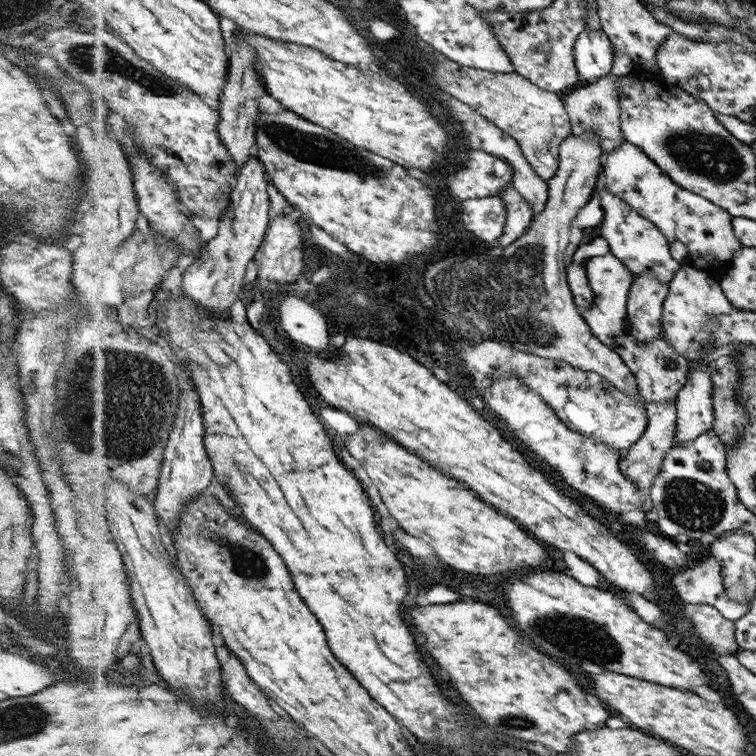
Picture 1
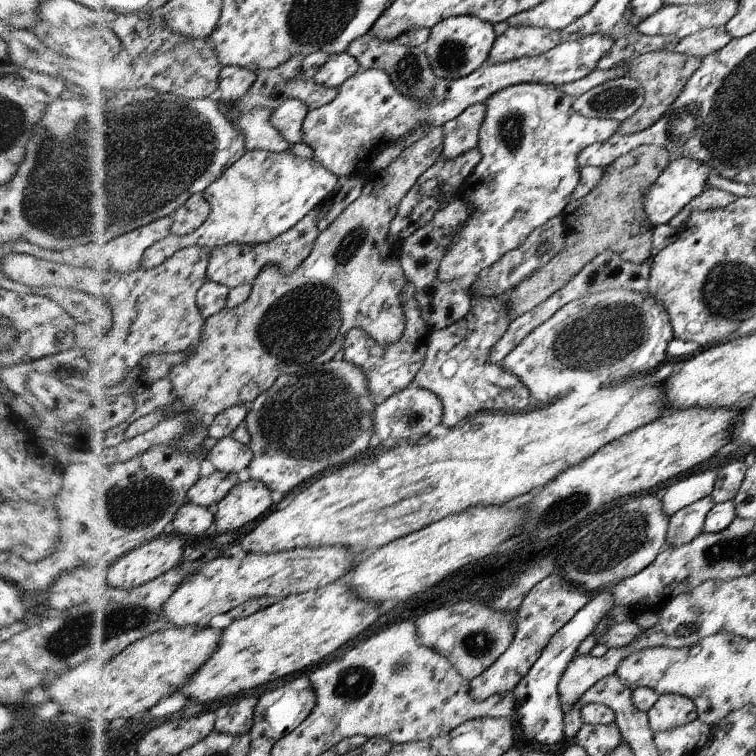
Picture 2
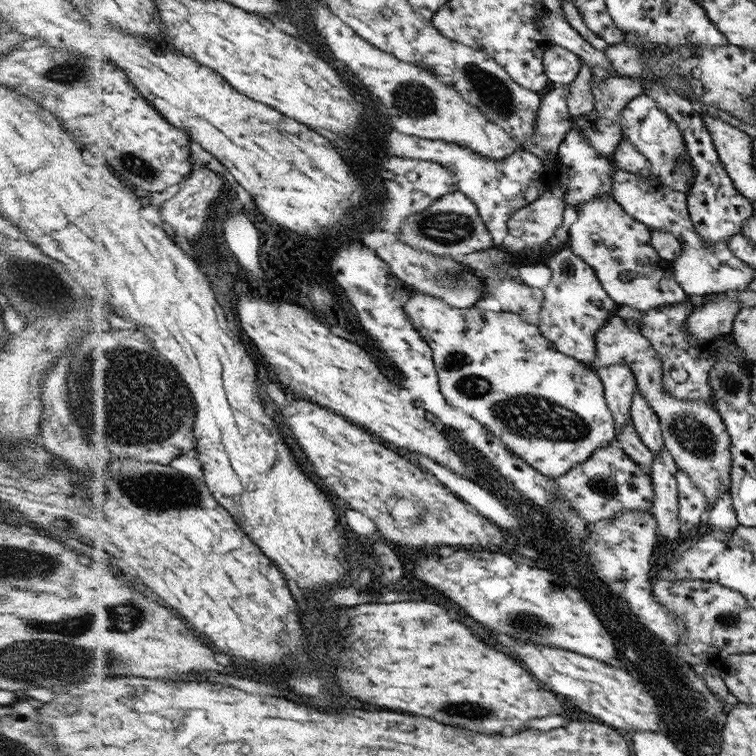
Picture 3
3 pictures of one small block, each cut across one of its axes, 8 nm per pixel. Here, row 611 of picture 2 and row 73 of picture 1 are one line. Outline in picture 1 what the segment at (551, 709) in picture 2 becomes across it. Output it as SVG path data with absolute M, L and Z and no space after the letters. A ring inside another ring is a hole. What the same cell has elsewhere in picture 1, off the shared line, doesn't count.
M586 29L574 44L574 61L581 80L594 82L611 74L614 65L614 47L604 31Z

